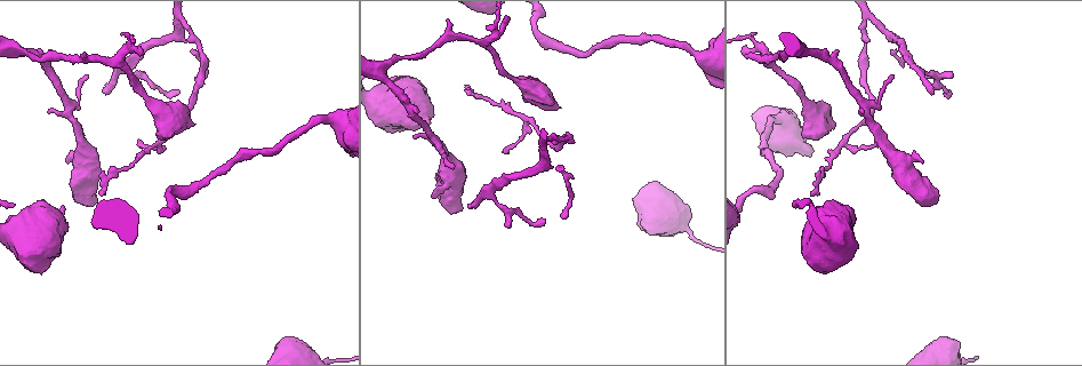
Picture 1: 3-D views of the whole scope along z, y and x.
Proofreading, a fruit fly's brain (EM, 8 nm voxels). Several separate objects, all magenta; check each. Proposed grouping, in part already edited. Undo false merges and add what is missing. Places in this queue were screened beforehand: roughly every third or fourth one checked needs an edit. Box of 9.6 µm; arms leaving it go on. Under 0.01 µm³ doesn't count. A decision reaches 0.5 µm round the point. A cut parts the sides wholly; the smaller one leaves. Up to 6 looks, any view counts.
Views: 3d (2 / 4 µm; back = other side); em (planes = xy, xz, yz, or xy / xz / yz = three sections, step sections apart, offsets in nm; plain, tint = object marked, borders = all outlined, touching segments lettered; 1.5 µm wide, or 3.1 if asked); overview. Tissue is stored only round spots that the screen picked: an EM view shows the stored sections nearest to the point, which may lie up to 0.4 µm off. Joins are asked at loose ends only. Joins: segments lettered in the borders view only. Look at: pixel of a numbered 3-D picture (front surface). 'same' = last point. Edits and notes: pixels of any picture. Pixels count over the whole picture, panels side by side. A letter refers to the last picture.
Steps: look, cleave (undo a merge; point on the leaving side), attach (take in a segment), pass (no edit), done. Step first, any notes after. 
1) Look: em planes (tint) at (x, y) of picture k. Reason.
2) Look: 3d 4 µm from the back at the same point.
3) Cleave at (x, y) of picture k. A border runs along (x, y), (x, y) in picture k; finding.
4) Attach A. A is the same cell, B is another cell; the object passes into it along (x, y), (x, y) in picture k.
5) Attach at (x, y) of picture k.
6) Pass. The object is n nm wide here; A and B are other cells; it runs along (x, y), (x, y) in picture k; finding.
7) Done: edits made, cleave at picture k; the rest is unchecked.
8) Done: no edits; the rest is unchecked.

Look: em planes (borders) at (143, 73) of picture 1. Branch stops here.

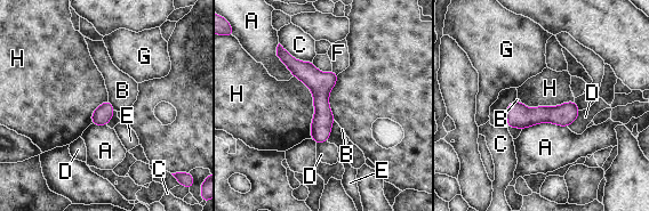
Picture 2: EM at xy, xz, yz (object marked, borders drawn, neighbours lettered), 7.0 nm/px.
Pass. The longest contact is with H, 460 nm; A, B, C, D, E, F, G and H are other cells; it runs along (283, 53), (320, 89), (322, 139) in picture 2; no lettered segment goes on from it.

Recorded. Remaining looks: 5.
Look: 3d 2 µm at (862, 113) of picture 1. An open end.

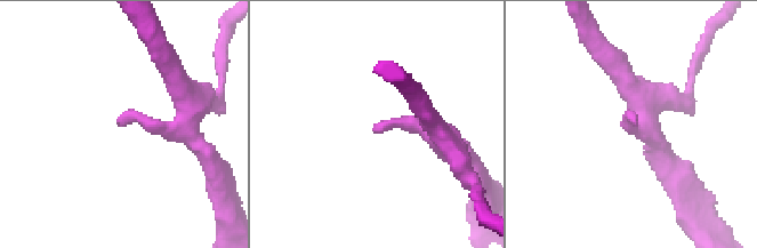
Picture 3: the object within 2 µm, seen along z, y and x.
Look: em planes (borders) at (376, 133) of picture 3.

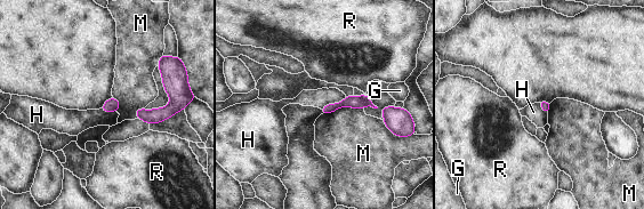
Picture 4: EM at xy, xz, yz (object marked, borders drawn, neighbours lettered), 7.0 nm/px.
Pass. G, H, M and R are other cells; it runs along (368, 102), (346, 102), (324, 111) in picture 4; no lettered segment goes on from it.

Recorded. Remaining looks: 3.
Look: 3d 2 µm at (496, 21) of picture 1. Thick turns thin.

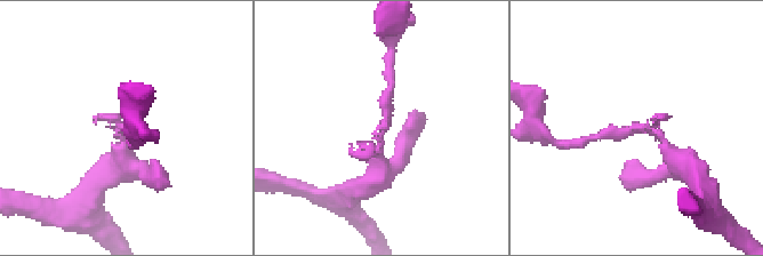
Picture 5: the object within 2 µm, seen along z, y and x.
Look: em yz step 4 (tint) at (381, 136) of picture 5. Now the EM.

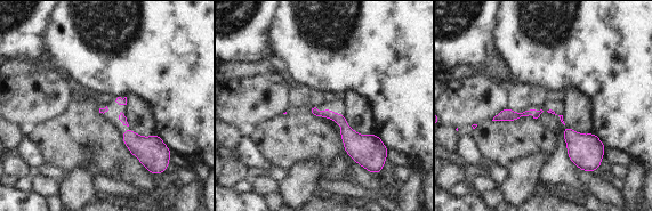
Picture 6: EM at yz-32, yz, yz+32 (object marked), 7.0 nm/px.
Look: em yz step 4 (borders) at the same point.

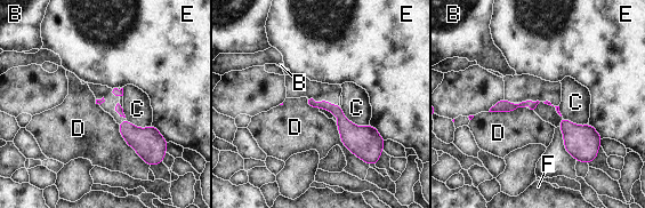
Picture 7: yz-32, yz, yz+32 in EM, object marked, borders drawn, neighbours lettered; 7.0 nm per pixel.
Pass. B, C, D, E and F are other cells; a border runs along (335, 122), (339, 140), (368, 165) in picture 7; continuous, no second neuron.

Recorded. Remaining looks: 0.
Done: no edits; the rest is unchecked.

